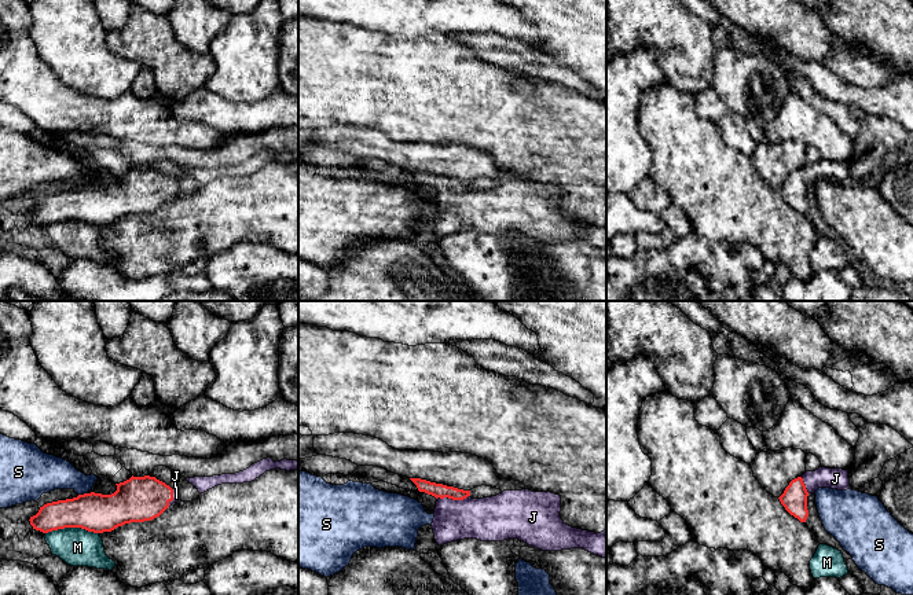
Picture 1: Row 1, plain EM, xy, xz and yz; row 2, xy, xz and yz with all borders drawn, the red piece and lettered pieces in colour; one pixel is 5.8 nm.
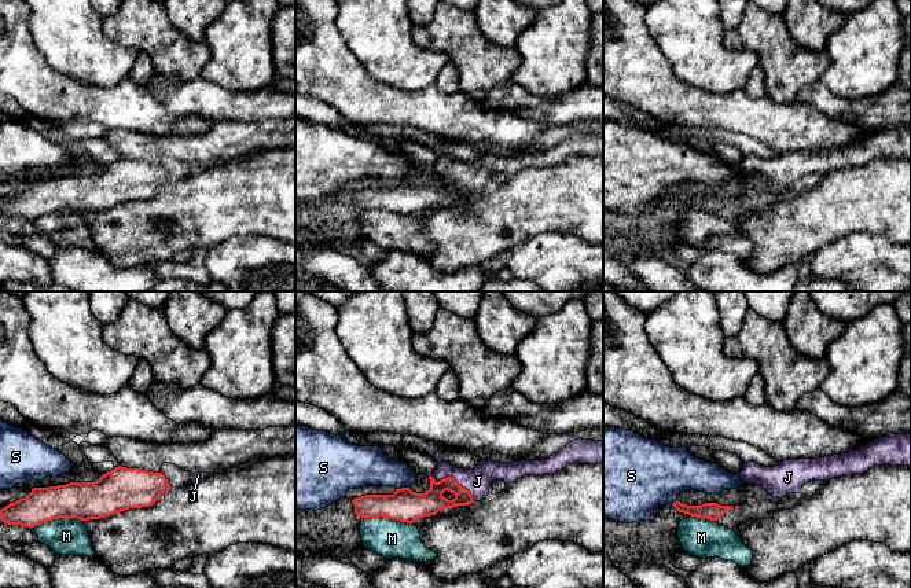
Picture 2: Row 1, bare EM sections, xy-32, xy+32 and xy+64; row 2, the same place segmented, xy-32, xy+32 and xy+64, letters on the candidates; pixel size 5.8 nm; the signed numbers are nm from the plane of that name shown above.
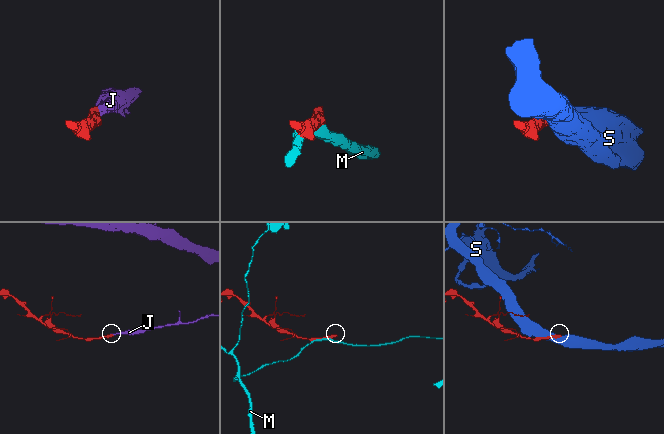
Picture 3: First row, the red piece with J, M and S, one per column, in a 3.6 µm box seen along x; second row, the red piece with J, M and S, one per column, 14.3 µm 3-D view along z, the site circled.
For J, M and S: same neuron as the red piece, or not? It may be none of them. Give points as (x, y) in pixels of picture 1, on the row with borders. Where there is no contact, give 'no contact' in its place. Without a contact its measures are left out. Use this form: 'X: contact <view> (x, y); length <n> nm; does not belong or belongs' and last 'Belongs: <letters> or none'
J: contact xz (453, 499); length 200 nm; belongs
M: contact xy (72, 526); length 320 nm; does not belong
S: contact xy (84, 494); length 60 nm; does not belong
Belongs: J

